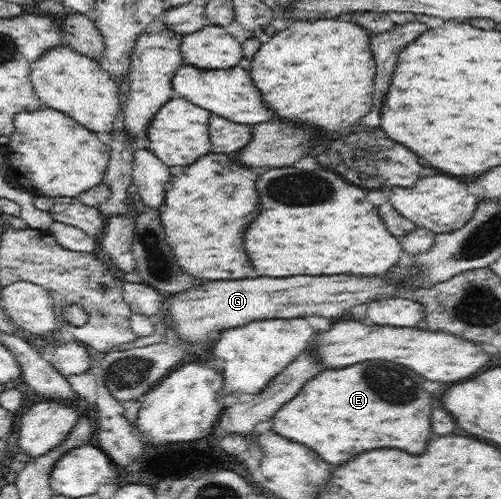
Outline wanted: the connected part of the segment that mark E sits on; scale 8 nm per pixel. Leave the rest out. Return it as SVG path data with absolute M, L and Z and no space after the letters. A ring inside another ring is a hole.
M387 360L323 370L273 414L272 429L279 436L311 446L329 464L347 462L351 456L375 448L401 448L409 454L421 454L431 434L431 394L425 392L423 382L425 378L417 372Z

